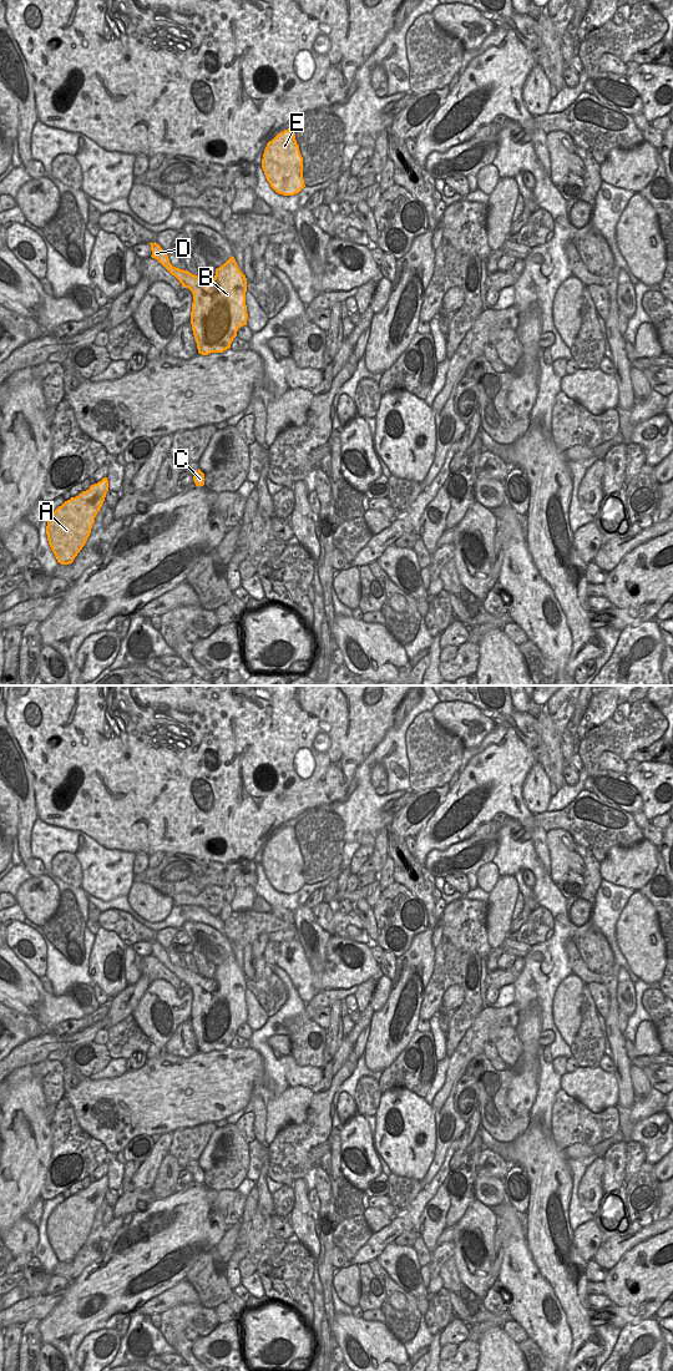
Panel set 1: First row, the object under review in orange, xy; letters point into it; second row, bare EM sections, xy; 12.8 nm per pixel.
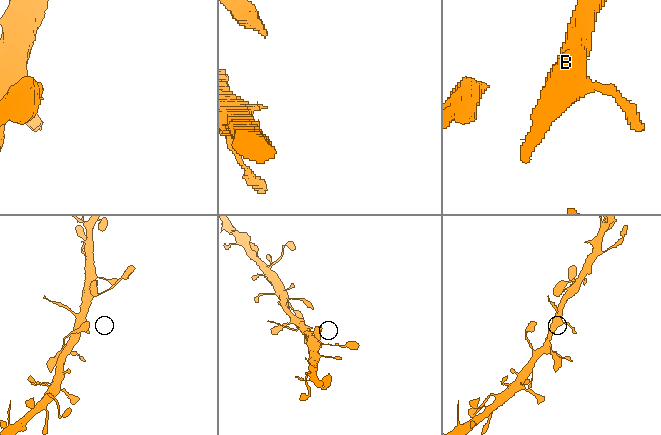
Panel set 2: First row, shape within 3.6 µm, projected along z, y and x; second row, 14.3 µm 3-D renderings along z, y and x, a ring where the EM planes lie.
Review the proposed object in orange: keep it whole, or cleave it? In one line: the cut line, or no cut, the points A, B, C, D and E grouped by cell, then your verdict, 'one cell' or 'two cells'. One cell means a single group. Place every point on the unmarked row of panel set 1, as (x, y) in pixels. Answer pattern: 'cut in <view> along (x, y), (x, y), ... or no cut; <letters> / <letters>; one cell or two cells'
cut in xy along (186, 969), (186, 974), (180, 980); A B C E / D; two cells

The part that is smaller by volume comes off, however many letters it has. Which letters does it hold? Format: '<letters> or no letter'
D

